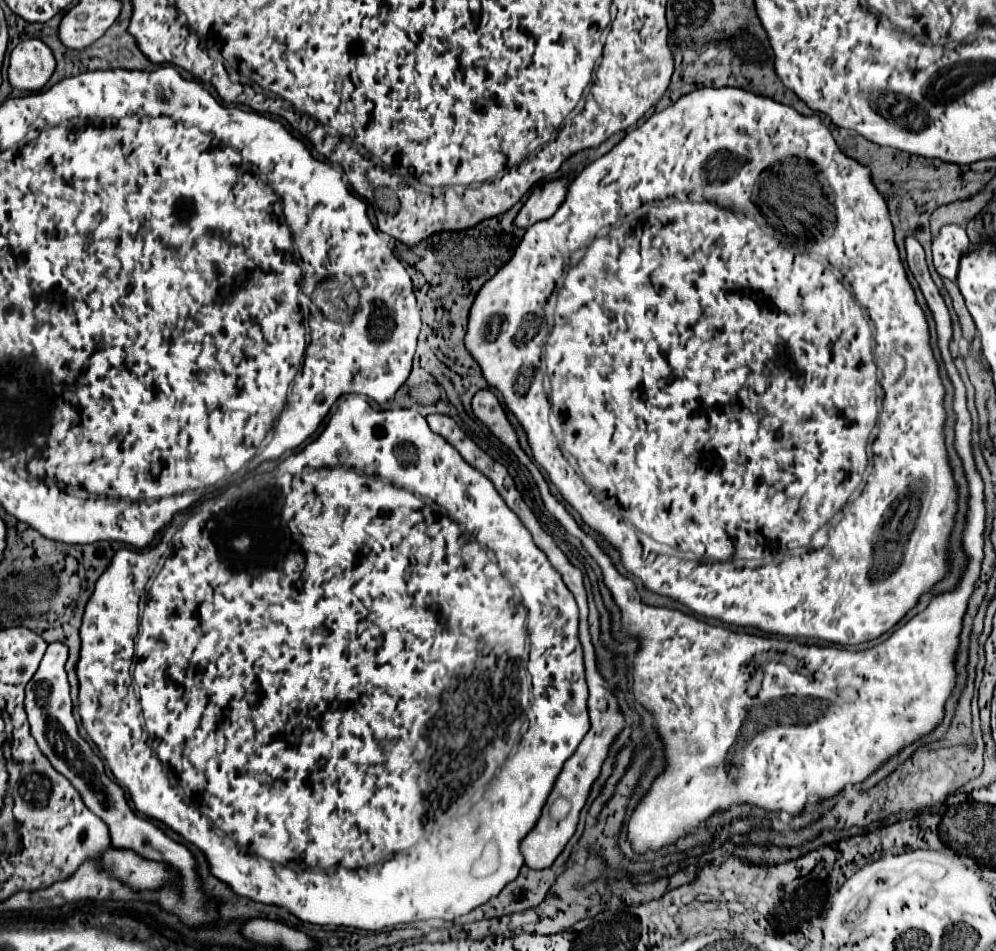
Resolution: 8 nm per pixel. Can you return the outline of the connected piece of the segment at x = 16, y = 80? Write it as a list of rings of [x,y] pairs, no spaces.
[[[29,39],[11,51],[7,77],[13,89],[39,91],[53,75],[53,69],[55,59],[51,49],[39,39]]]

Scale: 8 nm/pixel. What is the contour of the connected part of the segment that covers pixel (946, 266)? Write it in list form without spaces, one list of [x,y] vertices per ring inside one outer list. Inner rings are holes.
[[[945,225],[939,231],[939,237],[933,239],[933,263],[941,277],[957,281],[959,261],[969,251],[971,243],[967,233],[959,225]]]

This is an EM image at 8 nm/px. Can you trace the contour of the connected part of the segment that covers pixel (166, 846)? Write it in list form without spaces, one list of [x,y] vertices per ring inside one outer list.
[[[61,641],[49,643],[39,669],[35,671],[35,675],[25,687],[25,695],[27,695],[25,711],[27,711],[31,733],[37,745],[41,747],[45,757],[51,759],[53,767],[73,783],[73,787],[81,793],[81,799],[87,803],[87,807],[107,823],[113,847],[129,847],[137,851],[139,855],[145,855],[157,861],[165,861],[171,867],[177,867],[179,875],[187,879],[189,887],[193,879],[195,883],[199,883],[201,877],[197,873],[197,863],[191,851],[183,843],[177,843],[171,837],[167,837],[163,829],[155,827],[147,819],[133,813],[133,809],[127,805],[123,789],[113,779],[107,777],[103,761],[93,753],[89,743],[79,735],[77,721],[73,717],[73,703],[71,703],[69,681],[67,681],[67,671],[65,671],[67,657],[69,657],[69,647],[65,643]]]

